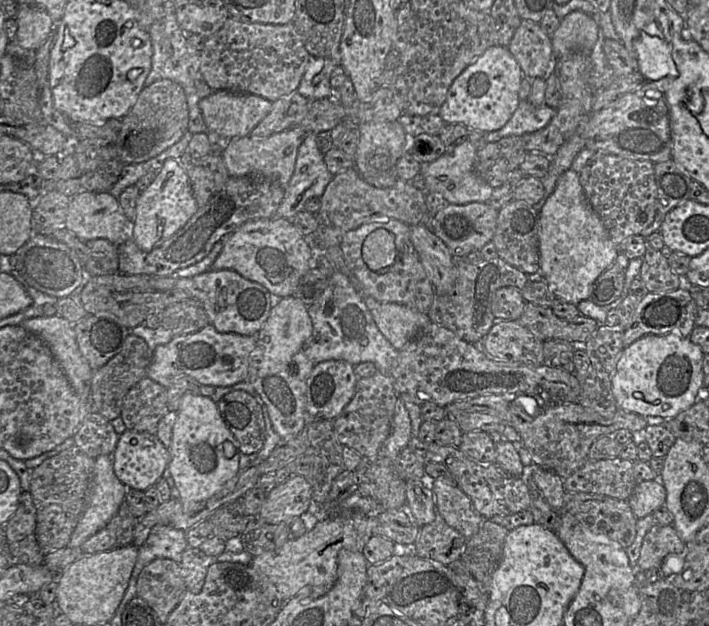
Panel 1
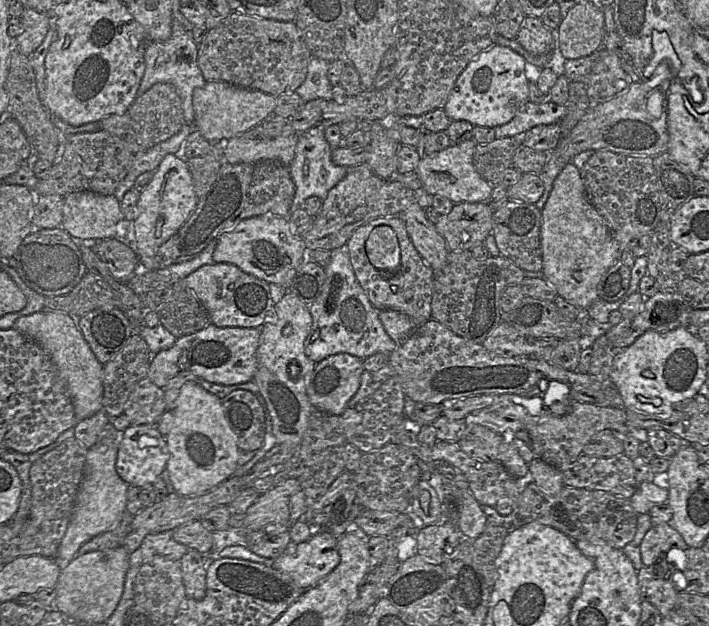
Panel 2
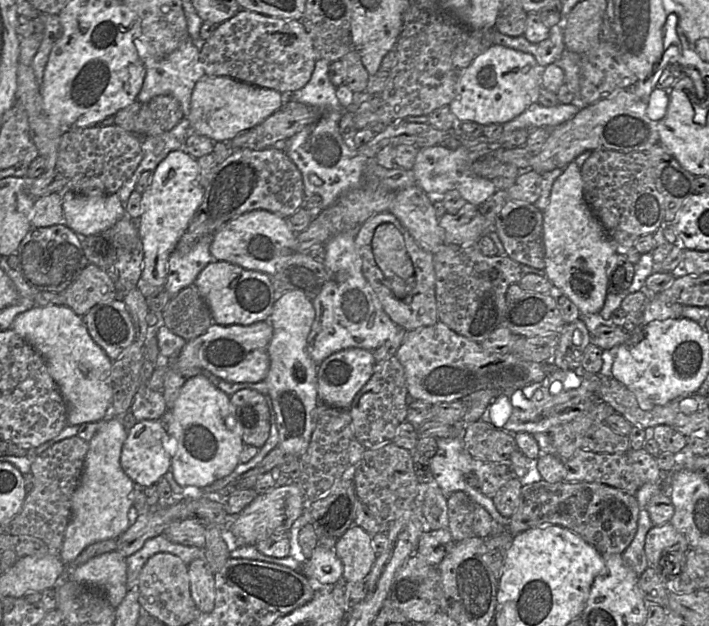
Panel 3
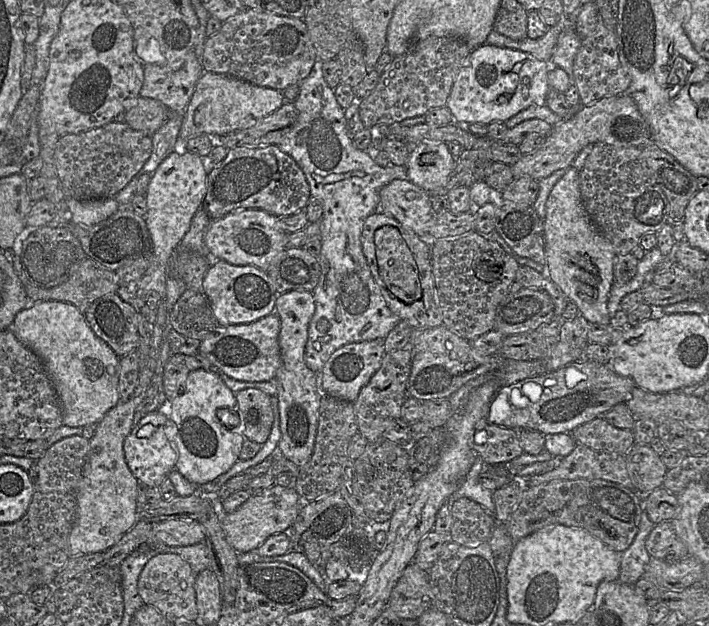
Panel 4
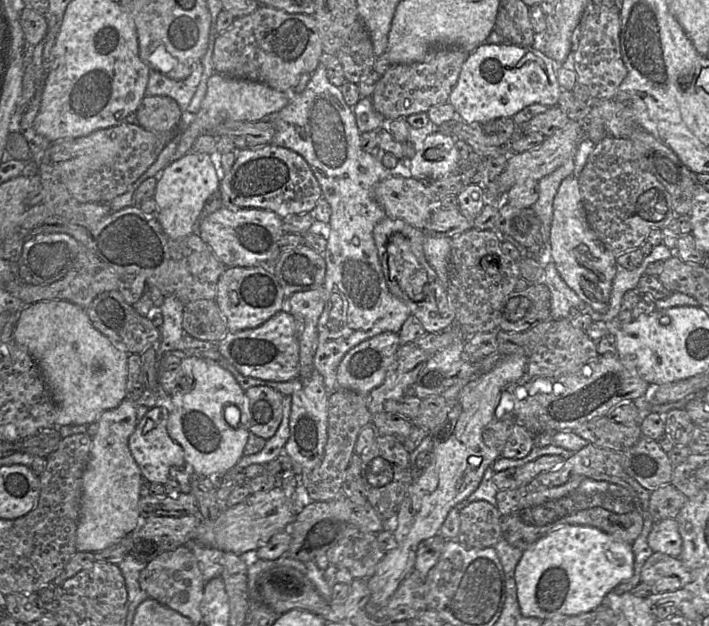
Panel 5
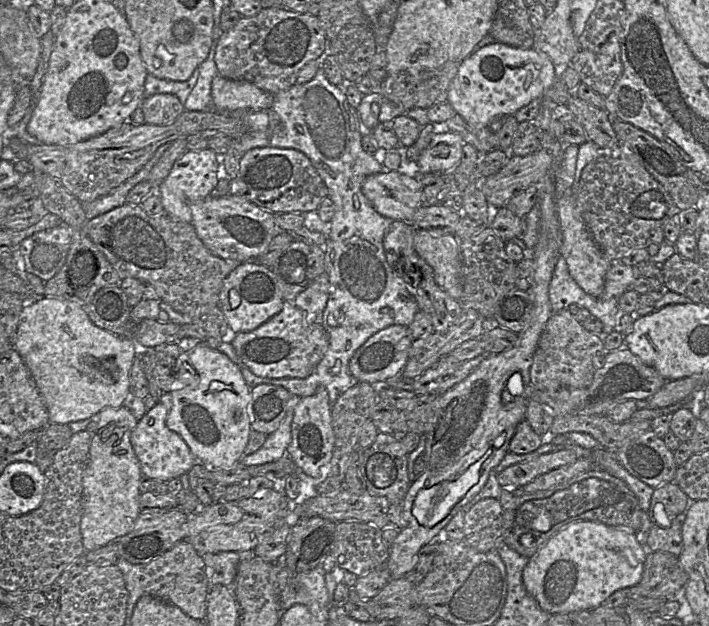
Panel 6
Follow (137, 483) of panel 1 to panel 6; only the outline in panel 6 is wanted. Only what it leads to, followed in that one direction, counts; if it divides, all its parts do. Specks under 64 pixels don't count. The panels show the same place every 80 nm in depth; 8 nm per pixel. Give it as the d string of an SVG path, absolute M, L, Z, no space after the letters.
M162 403L155 404L138 420L130 436L130 442L140 463L141 472L152 480L168 482L188 474L191 468L200 463L191 452L185 440L167 427L168 408Z

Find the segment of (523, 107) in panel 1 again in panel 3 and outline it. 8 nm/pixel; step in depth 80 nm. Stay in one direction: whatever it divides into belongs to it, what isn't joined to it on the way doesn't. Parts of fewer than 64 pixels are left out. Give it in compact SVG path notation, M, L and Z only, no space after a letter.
M533 103L513 120L502 124L503 133L518 129L554 128L570 120L582 107L584 106L574 104L558 104L553 107L544 107L538 103Z

